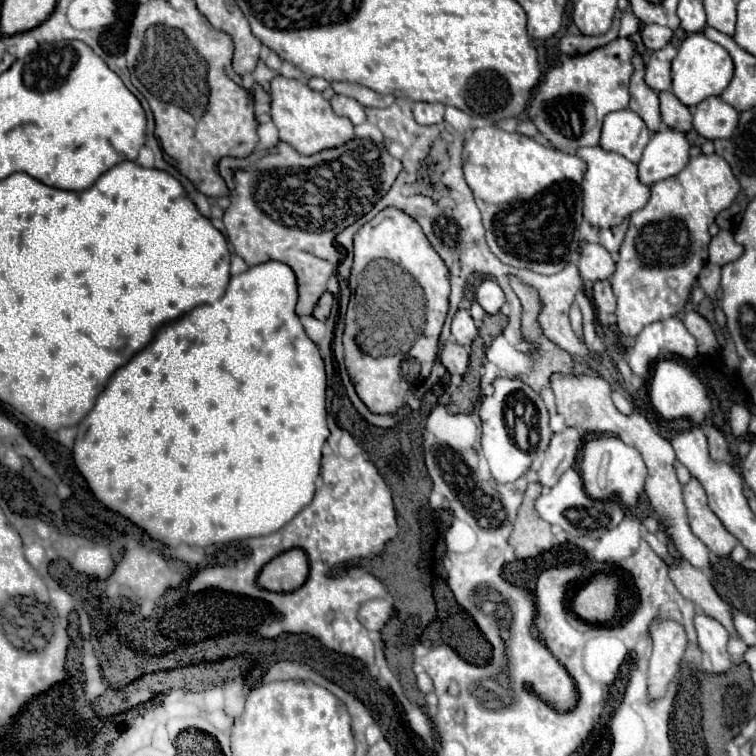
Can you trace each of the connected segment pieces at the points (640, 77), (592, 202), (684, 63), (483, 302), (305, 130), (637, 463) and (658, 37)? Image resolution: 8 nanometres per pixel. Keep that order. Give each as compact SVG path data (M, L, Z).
M641 55L633 57L633 75L631 75L631 103L633 109L641 119L647 123L651 131L661 127L661 111L659 111L659 95L645 83L645 61Z
M581 147L575 151L587 163L587 173L583 177L583 215L589 223L599 227L613 227L629 217L633 211L639 211L649 201L651 189L639 181L637 165L625 159L619 153L605 151L603 147Z
M691 33L679 47L677 57L671 65L671 77L673 77L673 95L687 107L695 107L701 103L701 99L707 99L711 95L721 95L721 91L729 85L729 79L733 77L733 59L729 59L729 53L715 41L707 39L703 33Z
M493 279L483 281L483 283L479 285L475 297L477 297L477 303L479 303L479 305L485 309L485 313L489 313L489 315L499 313L499 309L501 309L503 303L505 303L503 289L501 289L499 283L493 281Z
M275 77L271 81L271 119L279 129L279 139L289 143L301 155L315 155L323 149L335 149L355 139L353 123L333 113L327 99L321 93L307 87L307 83L287 77Z
M601 437L587 441L581 449L581 477L585 483L585 491L593 499L609 499L619 497L625 507L637 503L639 493L643 491L643 483L647 477L647 467L643 463L641 453L635 447L625 445L617 437Z
M643 25L639 29L639 35L643 39L643 45L647 49L653 49L655 51L655 49L665 47L671 41L673 31L669 27L663 27L663 25Z

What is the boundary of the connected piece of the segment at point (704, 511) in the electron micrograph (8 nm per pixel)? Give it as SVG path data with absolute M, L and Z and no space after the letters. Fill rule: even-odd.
M691 479L683 487L683 499L685 499L685 505L687 505L687 515L689 515L691 531L715 555L719 555L719 557L731 555L731 551L739 543L739 539L735 535L731 535L723 527L723 523L717 519L717 515L713 515L713 511L709 511L705 489L701 487L701 483L697 483L697 479Z

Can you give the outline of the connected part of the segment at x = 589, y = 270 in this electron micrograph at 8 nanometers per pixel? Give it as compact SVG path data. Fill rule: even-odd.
M587 243L581 251L579 273L585 283L595 283L601 279L609 279L615 271L615 261L605 247L599 243Z

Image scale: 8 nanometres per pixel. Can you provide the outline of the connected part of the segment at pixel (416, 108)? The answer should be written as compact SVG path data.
M413 103L413 117L421 125L435 125L443 121L445 105L443 103Z

